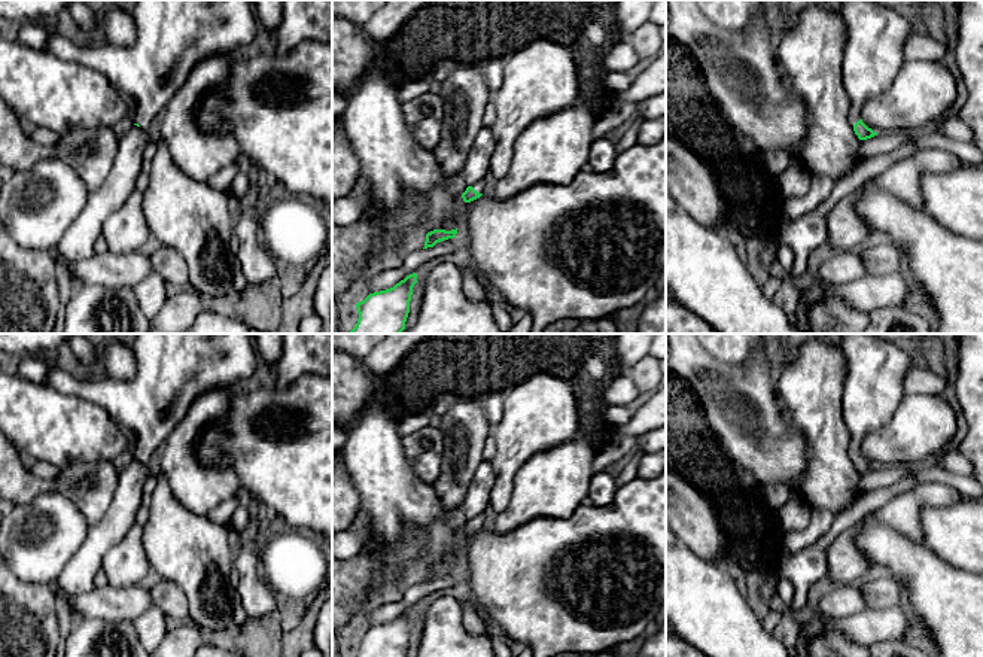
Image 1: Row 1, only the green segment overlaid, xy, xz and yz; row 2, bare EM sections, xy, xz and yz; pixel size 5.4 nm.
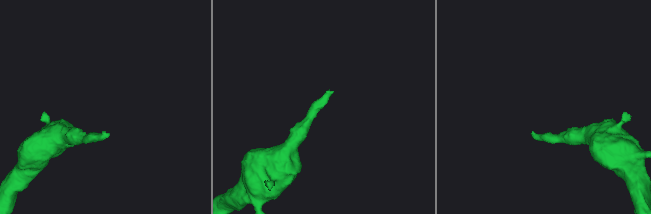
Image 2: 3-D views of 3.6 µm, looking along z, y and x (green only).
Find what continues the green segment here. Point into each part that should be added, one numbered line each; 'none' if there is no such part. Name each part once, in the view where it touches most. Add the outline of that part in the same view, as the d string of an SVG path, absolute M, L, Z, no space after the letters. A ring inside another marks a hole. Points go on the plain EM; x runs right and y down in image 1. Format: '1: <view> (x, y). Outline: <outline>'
1: xz (483, 520). Outline: M490 514L477 515L472 521L480 527L487 527L490 524Z

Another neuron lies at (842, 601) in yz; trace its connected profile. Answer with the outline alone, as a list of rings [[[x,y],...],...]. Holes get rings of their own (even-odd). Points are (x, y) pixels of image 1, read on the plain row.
[[[859,584],[834,585],[821,599],[822,617],[850,617],[868,609]]]

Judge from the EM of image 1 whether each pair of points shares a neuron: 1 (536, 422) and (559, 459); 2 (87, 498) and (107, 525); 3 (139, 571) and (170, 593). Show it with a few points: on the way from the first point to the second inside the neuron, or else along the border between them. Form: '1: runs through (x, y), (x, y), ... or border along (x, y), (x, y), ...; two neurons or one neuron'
1: border along (580, 431), (569, 440), (536, 452), (522, 467); two neurons
2: border along (116, 486), (107, 511), (90, 526); two neurons
3: border along (152, 578), (146, 581); two neurons

